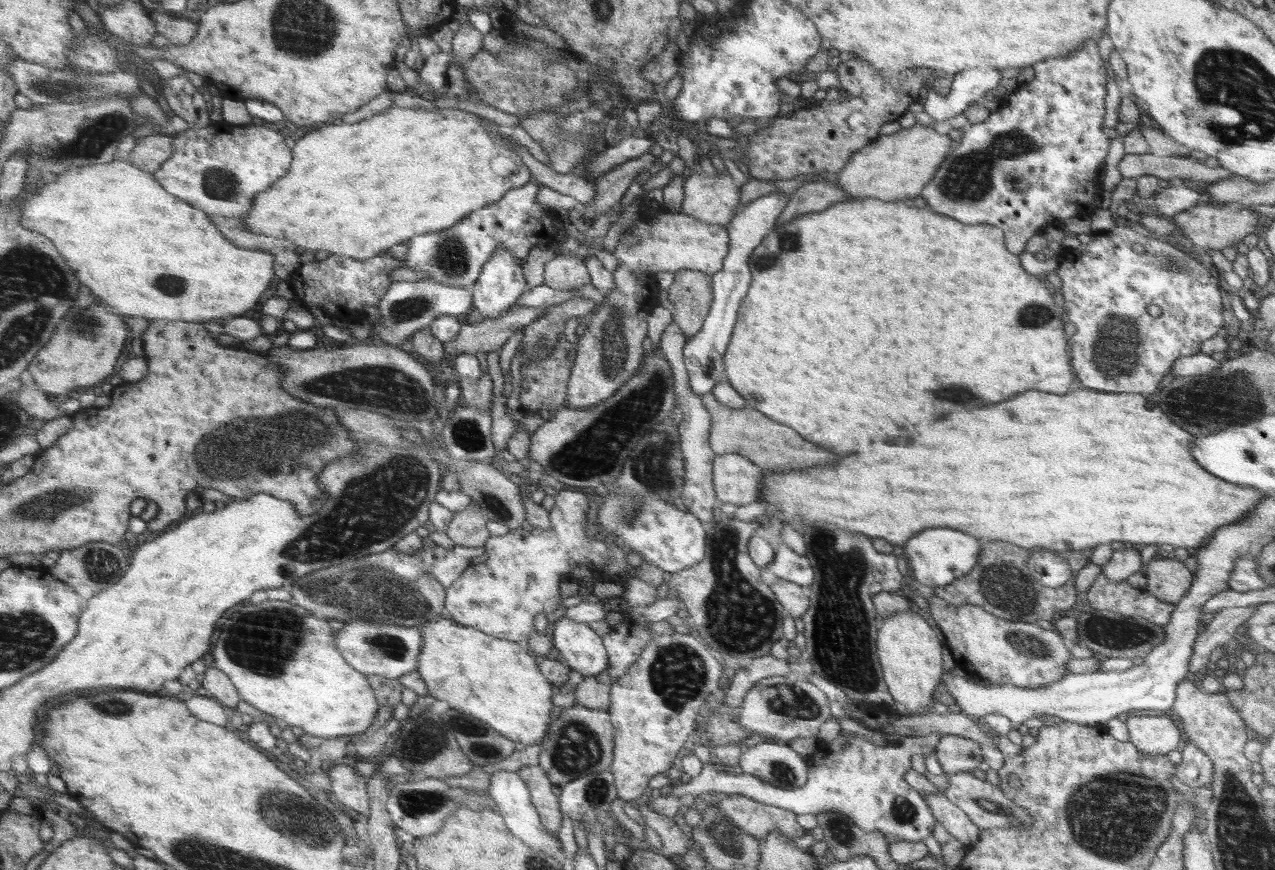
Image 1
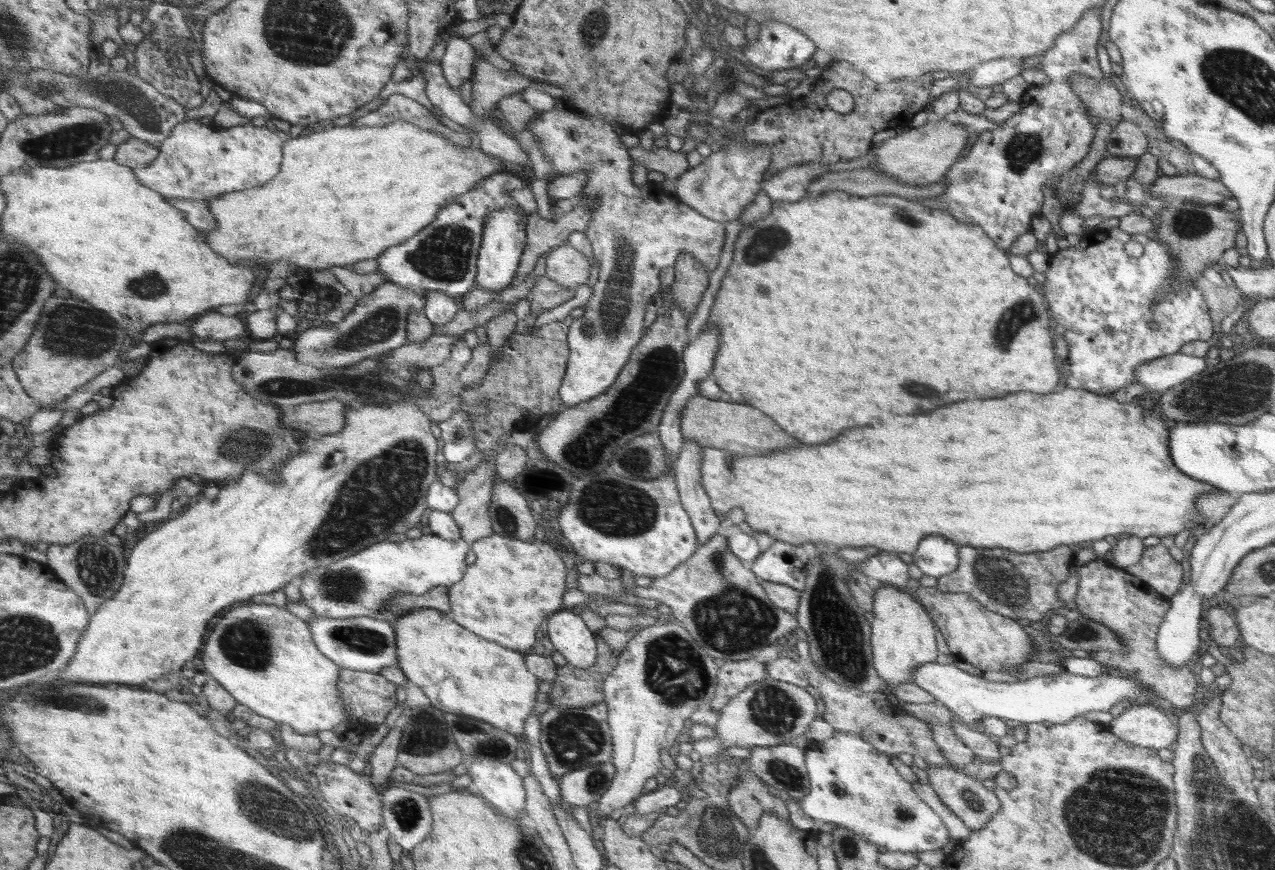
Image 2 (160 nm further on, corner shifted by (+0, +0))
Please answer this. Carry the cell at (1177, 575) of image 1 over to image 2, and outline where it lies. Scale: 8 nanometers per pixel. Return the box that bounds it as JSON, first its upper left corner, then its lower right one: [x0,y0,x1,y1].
[1125,543,1184,598]

